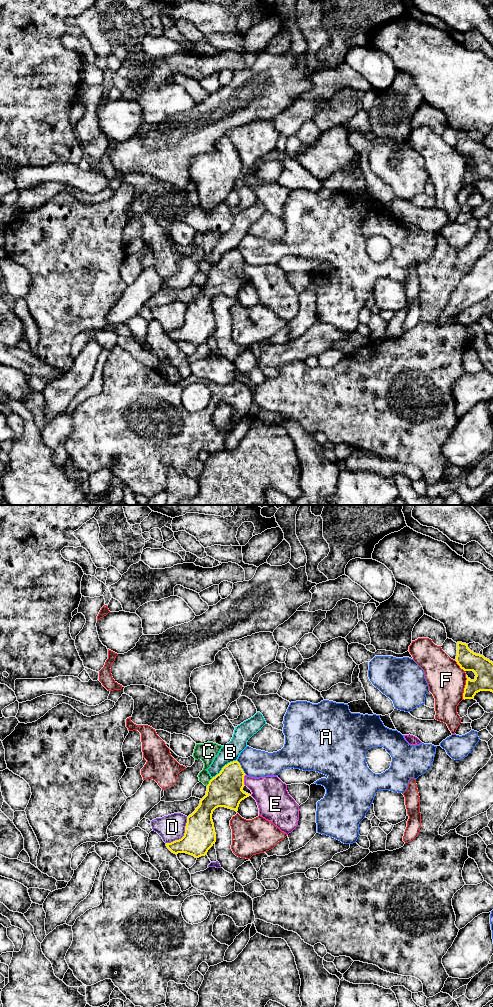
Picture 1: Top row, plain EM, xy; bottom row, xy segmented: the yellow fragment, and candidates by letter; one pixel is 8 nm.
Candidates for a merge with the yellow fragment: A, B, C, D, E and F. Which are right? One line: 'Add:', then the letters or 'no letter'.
Add: no letter

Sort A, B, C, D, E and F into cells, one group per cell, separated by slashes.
A / B / C / D / E / F

